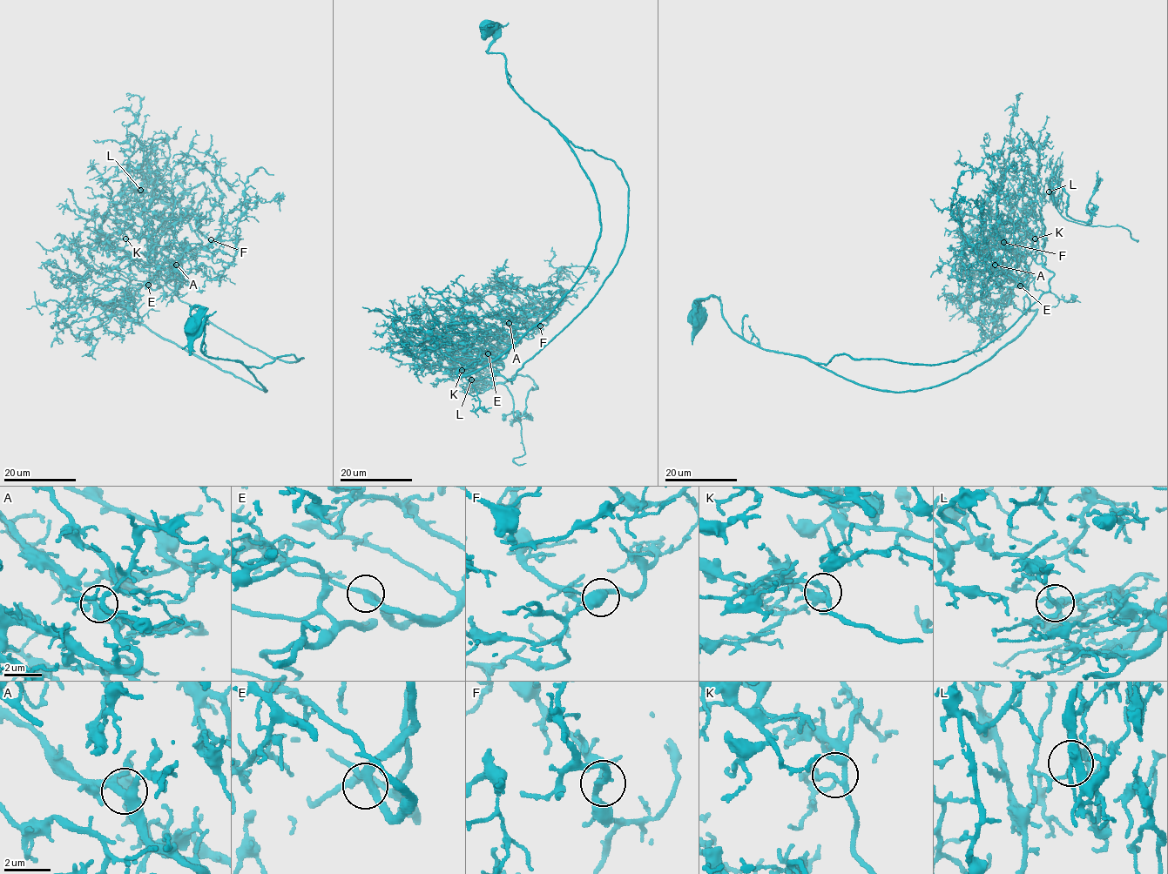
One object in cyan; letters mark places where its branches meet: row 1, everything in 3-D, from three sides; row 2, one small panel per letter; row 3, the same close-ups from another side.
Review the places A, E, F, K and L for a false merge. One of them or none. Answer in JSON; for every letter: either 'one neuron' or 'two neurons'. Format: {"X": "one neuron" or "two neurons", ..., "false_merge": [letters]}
{"A": "one neuron", "E": "one neuron", "F": "one neuron", "K": "one neuron", "L": "two neurons", "false_merge": ["L"]}

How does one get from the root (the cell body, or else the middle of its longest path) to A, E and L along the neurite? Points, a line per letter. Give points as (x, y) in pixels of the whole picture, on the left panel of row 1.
A: (191, 329), (199, 306), (203, 352), (266, 392), (111, 310), (176, 265)
E: (191, 329), (199, 306), (191, 316), (204, 331), (203, 352), (239, 360), (266, 392), (111, 310), (148, 285)
L: (191, 329), (198, 306), (191, 316), (206, 356), (257, 367), (303, 358), (250, 346), (167, 286), (141, 190)

